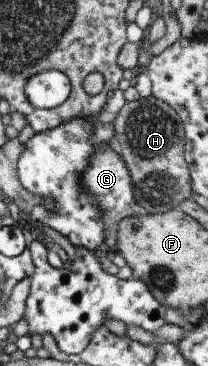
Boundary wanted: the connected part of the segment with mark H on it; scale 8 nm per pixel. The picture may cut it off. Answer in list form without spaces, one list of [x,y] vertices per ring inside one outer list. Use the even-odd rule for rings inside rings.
[[[152,95],[126,101],[113,120],[115,149],[130,175],[134,200],[149,214],[178,208],[191,191],[184,160],[184,132],[179,116]]]

